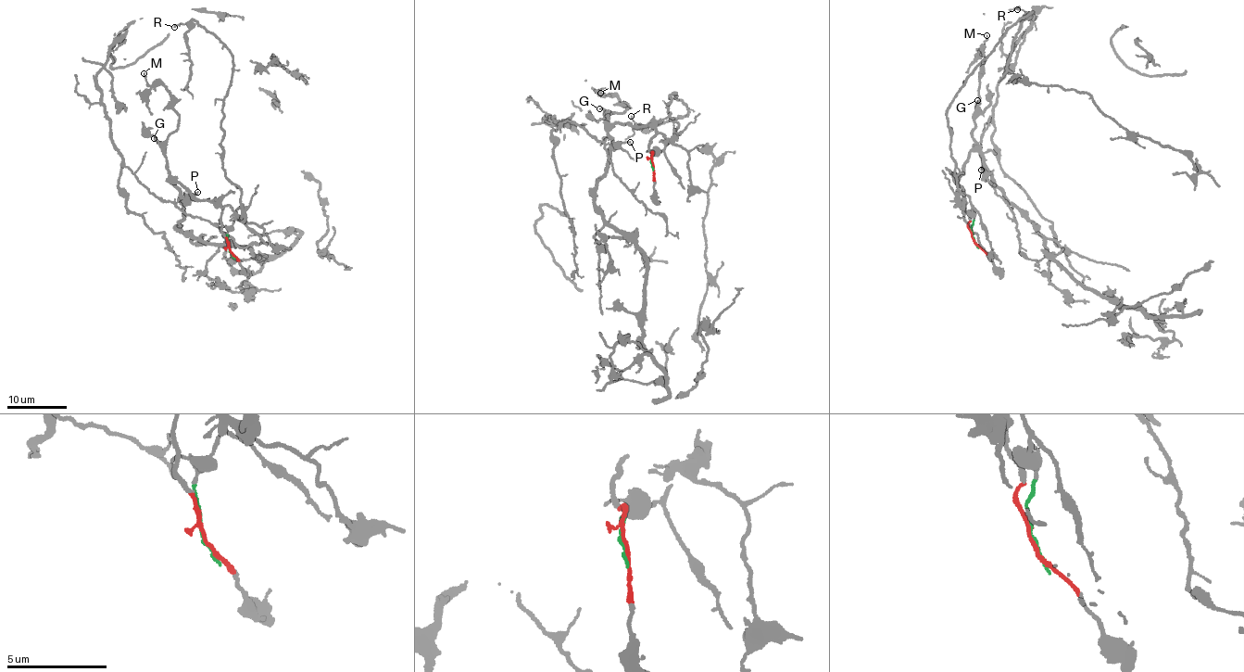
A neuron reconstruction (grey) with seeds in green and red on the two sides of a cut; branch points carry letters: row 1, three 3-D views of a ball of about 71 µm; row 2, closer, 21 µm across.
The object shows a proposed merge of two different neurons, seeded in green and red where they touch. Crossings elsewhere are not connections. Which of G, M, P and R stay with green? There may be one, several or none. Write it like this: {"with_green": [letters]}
{"with_green": ["R"]}

